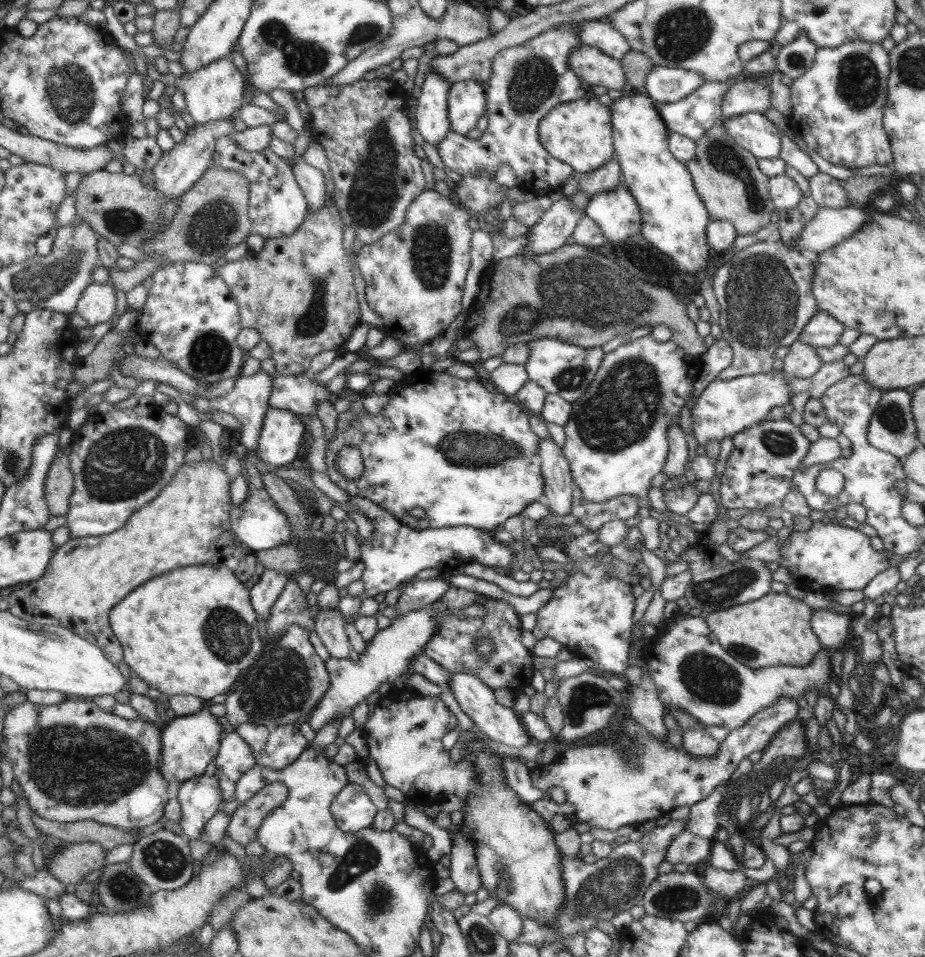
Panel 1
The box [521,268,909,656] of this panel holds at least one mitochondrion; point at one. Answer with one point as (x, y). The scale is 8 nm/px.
(619, 411)

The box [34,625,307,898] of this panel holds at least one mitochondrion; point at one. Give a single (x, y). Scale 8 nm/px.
(165, 861)

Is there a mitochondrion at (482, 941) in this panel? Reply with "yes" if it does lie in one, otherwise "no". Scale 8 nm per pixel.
yes

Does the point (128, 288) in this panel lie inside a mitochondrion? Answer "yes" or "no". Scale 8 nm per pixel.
no

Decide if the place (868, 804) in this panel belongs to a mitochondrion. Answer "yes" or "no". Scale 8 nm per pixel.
no

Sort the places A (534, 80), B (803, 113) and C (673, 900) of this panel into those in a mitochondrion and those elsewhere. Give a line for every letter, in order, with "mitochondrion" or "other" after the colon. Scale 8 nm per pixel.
A: mitochondrion
B: other
C: mitochondrion

